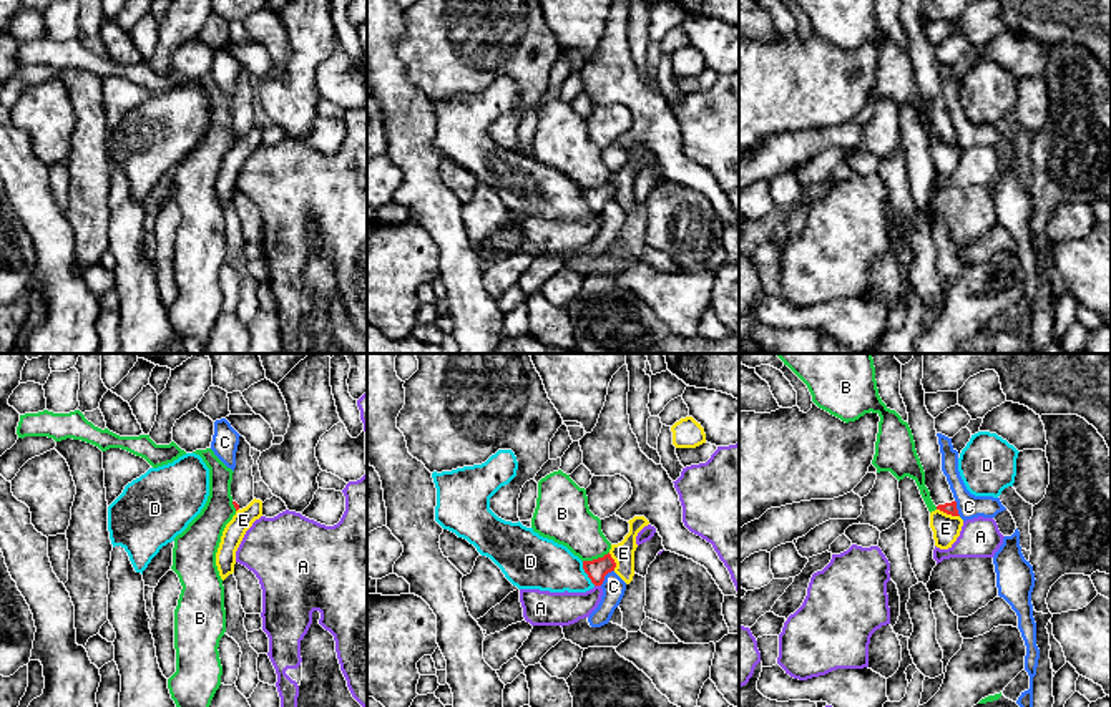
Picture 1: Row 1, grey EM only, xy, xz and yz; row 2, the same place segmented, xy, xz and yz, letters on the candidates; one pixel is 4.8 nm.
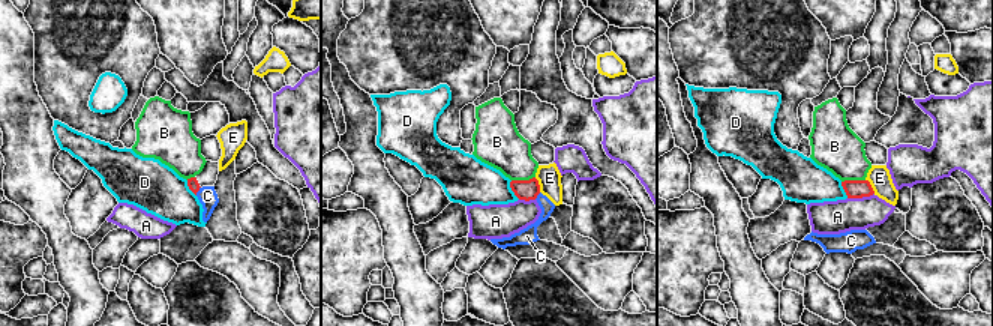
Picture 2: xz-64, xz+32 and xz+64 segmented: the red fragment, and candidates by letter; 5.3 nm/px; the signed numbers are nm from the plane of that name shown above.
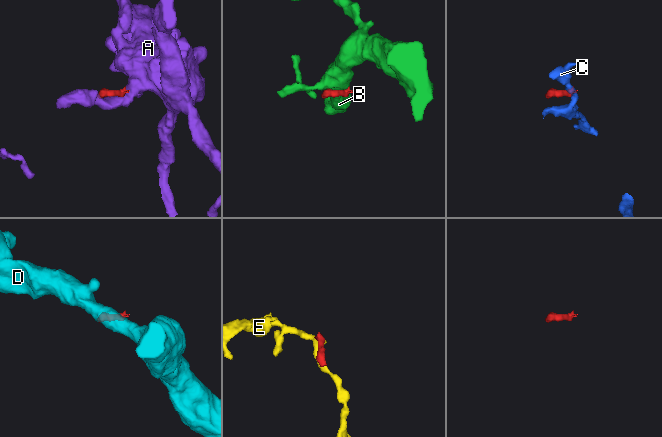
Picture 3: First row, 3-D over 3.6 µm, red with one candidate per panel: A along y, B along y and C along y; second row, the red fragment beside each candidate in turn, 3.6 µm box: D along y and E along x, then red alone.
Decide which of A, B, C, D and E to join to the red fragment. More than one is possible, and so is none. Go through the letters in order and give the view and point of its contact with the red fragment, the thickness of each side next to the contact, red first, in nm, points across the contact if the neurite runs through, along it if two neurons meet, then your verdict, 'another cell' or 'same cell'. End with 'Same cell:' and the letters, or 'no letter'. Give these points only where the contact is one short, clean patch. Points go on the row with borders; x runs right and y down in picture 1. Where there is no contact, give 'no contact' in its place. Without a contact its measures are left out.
A: xz (598, 585) | 100/160 nm | along xz (595, 585), (600, 586) | another cell
B: xz (595, 560) | 100/240 nm | along xz (608, 551), (583, 561) | another cell
C: xz (605, 575) | 100/110 nm | along xz (613, 570), (600, 585) | another cell
D: xz (585, 571) | 100/260 nm | along xz (582, 561), (583, 571), (595, 585) | another cell
E: yz (949, 513) | 60/130 nm | along yz (937, 508), (959, 516) | another cell
Same cell: no letter

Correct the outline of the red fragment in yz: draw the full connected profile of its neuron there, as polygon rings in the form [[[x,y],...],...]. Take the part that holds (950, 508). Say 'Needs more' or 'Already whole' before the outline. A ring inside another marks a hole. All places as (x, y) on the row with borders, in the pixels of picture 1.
Needs more. [[[915,354],[913,358],[902,365],[900,395],[907,407],[908,427],[913,435],[915,450],[925,471],[925,486],[937,510],[960,516],[957,501],[942,471],[942,453],[935,430],[935,418],[925,407],[923,378],[923,354]]]

